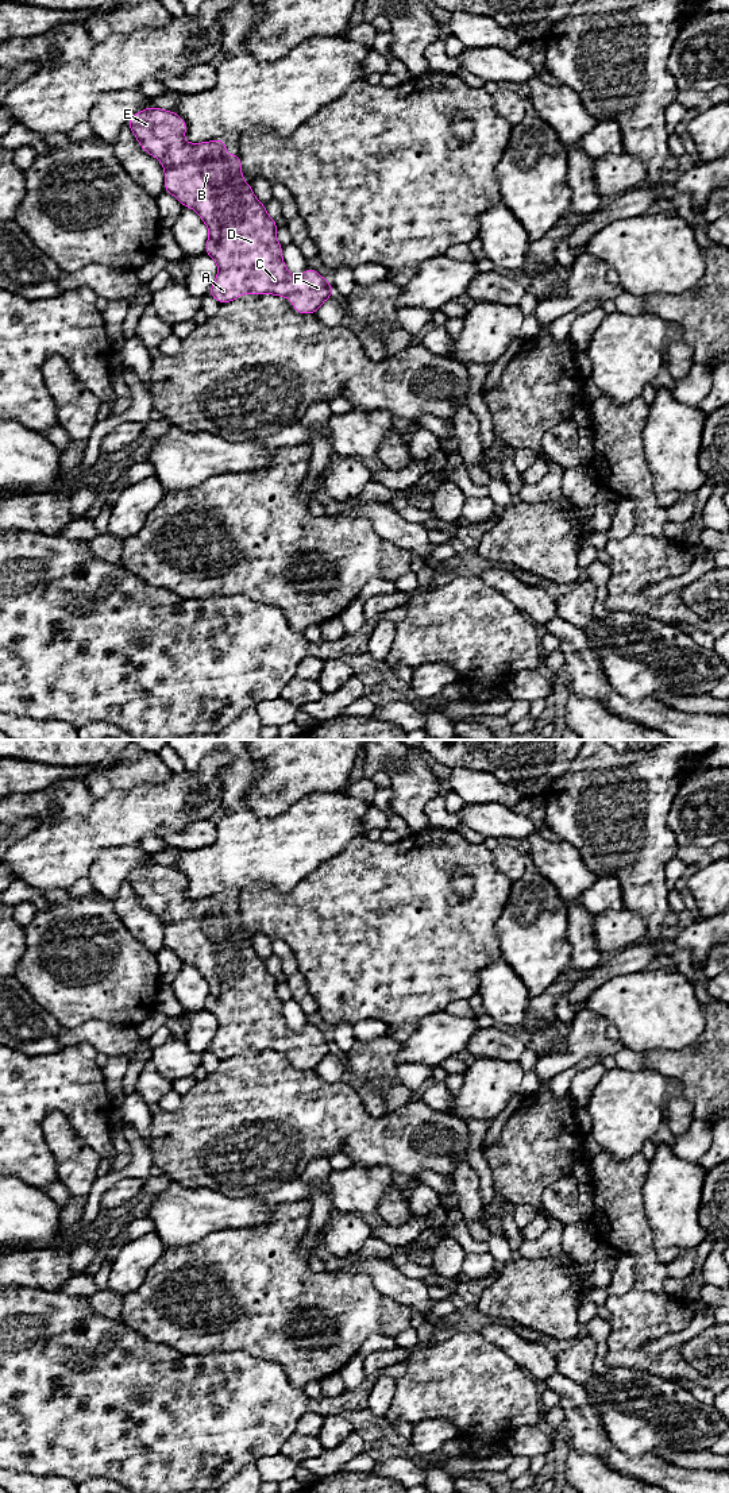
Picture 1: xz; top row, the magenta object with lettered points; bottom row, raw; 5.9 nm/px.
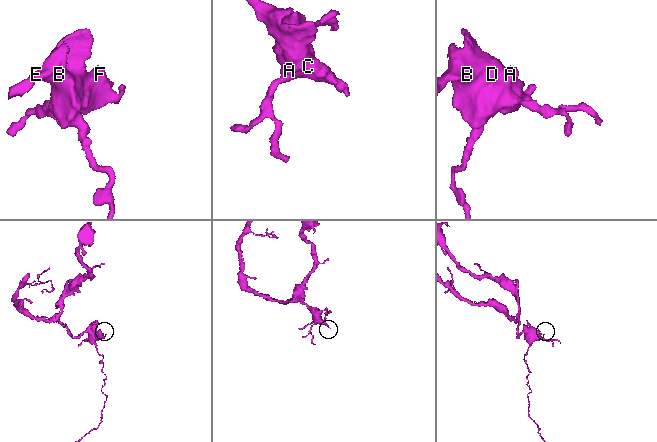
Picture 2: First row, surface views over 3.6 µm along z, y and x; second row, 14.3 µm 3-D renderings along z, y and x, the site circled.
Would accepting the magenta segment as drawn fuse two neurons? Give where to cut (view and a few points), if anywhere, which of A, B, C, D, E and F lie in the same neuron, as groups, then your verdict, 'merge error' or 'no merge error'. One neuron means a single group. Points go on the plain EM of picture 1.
no cut; A B C D E F; no merge error

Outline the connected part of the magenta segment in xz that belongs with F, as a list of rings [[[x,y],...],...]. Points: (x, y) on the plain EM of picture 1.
[[[157,863],[144,864],[132,871],[127,883],[134,888],[140,903],[158,914],[165,926],[165,948],[173,950],[182,962],[194,965],[209,985],[209,994],[205,999],[205,1010],[217,1019],[217,1031],[208,1050],[219,1057],[228,1060],[238,1053],[254,1050],[274,1050],[289,1054],[296,1068],[302,1070],[316,1069],[323,1058],[335,1049],[328,1035],[321,1033],[316,1026],[308,1023],[301,1033],[292,1031],[282,1015],[282,1002],[277,996],[277,977],[271,975],[262,960],[254,950],[251,941],[243,935],[242,918],[235,908],[227,911],[225,898],[220,895],[188,899],[184,896],[186,890],[185,876],[176,868]]]

